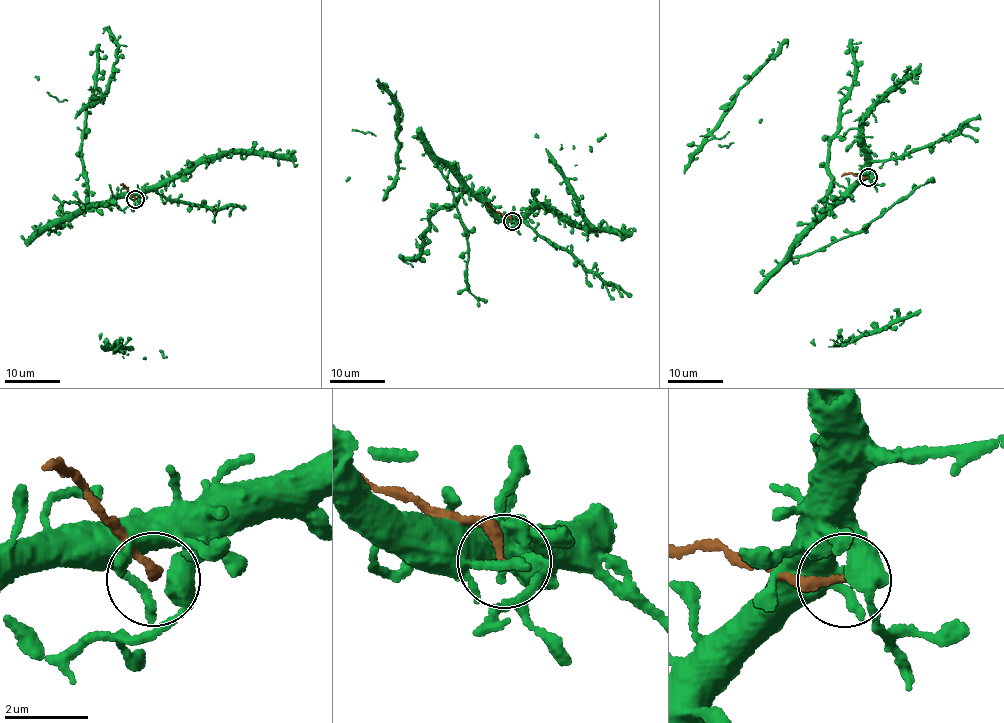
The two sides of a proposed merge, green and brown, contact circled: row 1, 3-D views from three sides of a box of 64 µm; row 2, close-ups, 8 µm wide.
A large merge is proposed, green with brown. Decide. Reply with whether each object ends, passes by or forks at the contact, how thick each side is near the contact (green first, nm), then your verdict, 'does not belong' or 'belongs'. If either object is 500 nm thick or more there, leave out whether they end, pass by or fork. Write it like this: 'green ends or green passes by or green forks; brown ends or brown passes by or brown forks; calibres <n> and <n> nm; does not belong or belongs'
green passes by; brown ends; calibres 190 and 220 nm; does not belong

